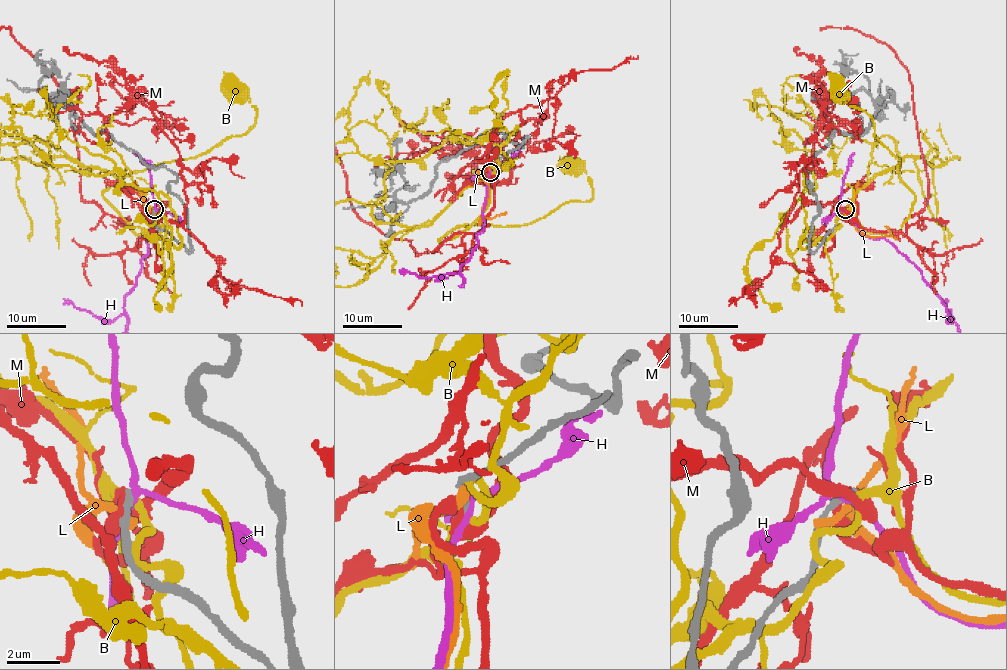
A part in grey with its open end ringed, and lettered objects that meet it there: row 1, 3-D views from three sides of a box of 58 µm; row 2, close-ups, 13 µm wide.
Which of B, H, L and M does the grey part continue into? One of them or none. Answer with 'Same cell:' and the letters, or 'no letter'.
Same cell: no letter

